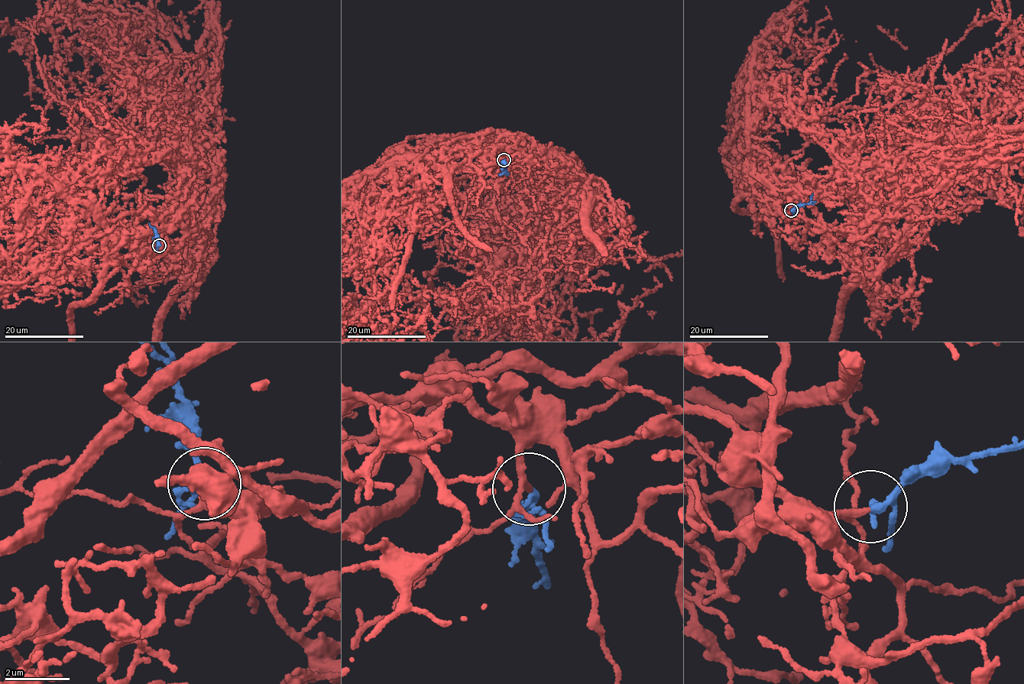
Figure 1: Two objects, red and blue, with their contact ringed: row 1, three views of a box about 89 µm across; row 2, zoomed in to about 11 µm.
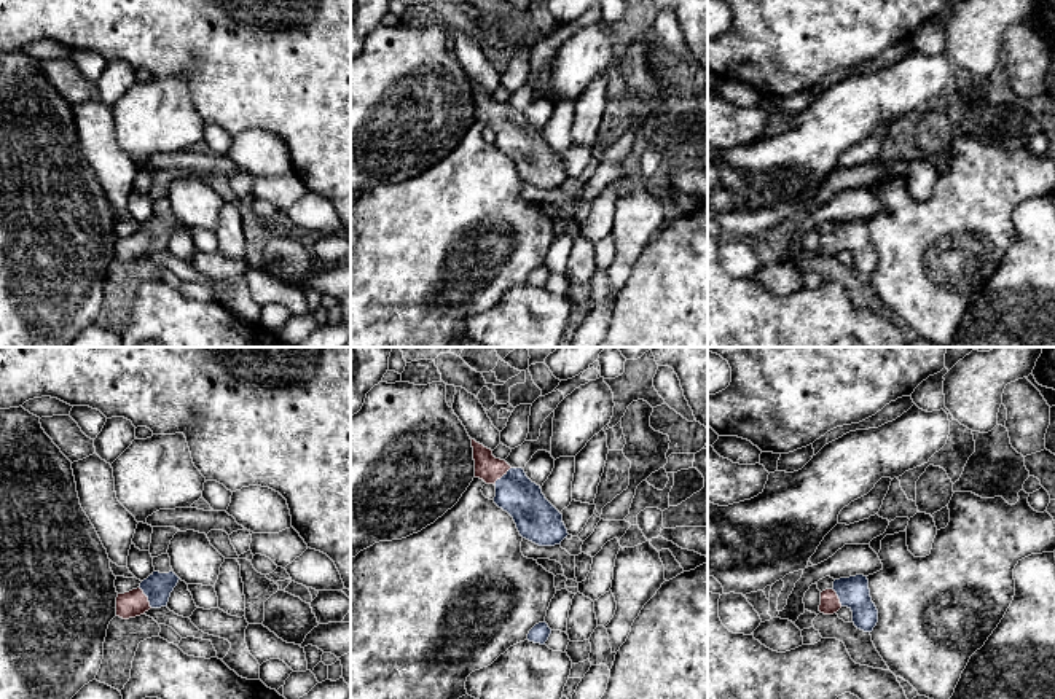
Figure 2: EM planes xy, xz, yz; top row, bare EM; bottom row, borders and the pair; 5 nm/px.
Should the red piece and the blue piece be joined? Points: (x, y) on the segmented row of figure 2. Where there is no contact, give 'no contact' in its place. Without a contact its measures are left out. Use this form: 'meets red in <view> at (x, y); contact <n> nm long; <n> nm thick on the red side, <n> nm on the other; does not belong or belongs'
meets red in xy at (147, 597); contact 130 nm long; 130 nm thick on the red side, 140 nm on the other; belongs

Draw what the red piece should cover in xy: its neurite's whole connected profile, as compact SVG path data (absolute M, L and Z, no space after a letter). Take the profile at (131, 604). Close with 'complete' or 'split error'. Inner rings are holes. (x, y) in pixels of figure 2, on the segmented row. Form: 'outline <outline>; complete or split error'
outline M153 572L137 589L118 594L116 616L129 619L143 615L150 608L166 607L178 580L174 572Z; split error

